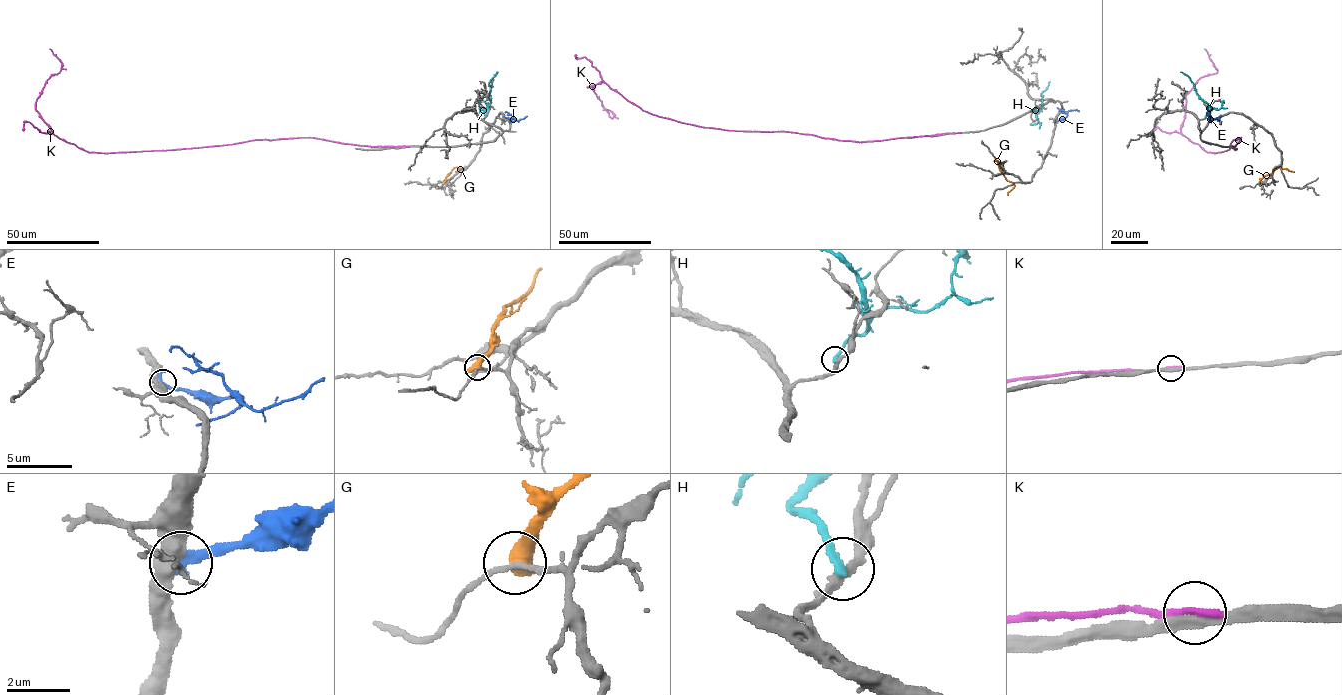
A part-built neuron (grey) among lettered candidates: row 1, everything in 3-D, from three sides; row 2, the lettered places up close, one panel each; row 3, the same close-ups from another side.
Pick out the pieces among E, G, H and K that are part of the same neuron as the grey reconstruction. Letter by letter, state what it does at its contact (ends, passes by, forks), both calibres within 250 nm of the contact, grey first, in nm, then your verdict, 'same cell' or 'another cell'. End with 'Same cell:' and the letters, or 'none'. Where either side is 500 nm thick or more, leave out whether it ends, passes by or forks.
E: it ends | 460/360 nm | another cell
G: 160/650 nm | another cell
H: it ends | 240/240 nm | another cell
K: it ends | 320/240 nm | another cell
Same cell: none

